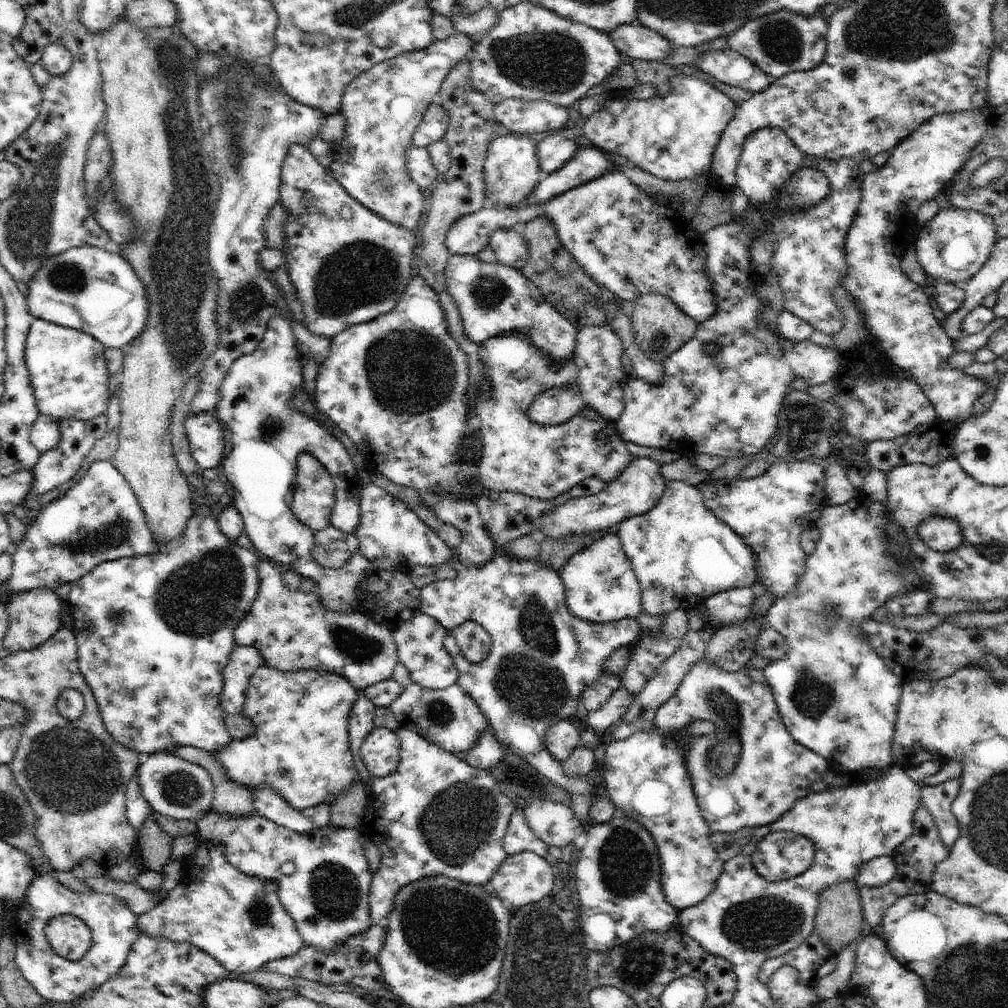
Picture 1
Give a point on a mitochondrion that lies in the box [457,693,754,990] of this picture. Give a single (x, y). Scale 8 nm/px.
(625, 860)

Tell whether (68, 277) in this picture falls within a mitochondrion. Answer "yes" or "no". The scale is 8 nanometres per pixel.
yes

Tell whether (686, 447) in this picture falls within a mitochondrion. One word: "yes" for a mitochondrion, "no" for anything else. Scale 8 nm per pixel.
no

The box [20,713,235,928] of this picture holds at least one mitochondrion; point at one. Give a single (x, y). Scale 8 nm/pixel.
(64, 767)

